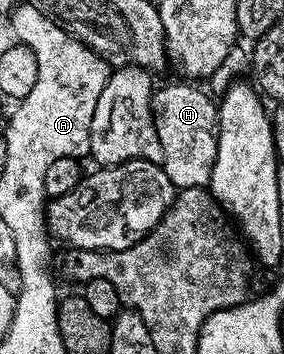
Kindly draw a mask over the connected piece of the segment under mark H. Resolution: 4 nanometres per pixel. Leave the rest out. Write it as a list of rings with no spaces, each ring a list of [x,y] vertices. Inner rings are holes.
[[[186,84],[190,86],[161,86],[159,85],[154,92],[154,123],[156,124],[156,136],[160,140],[160,144],[162,145],[162,160],[161,167],[162,171],[168,176],[168,180],[172,180],[172,184],[178,190],[187,190],[188,188],[192,188],[193,186],[200,186],[203,188],[209,187],[210,177],[212,176],[212,164],[216,160],[216,152],[218,151],[218,107],[216,105],[215,99],[210,99],[211,95],[207,93],[205,89],[197,90],[197,85],[194,84]]]

